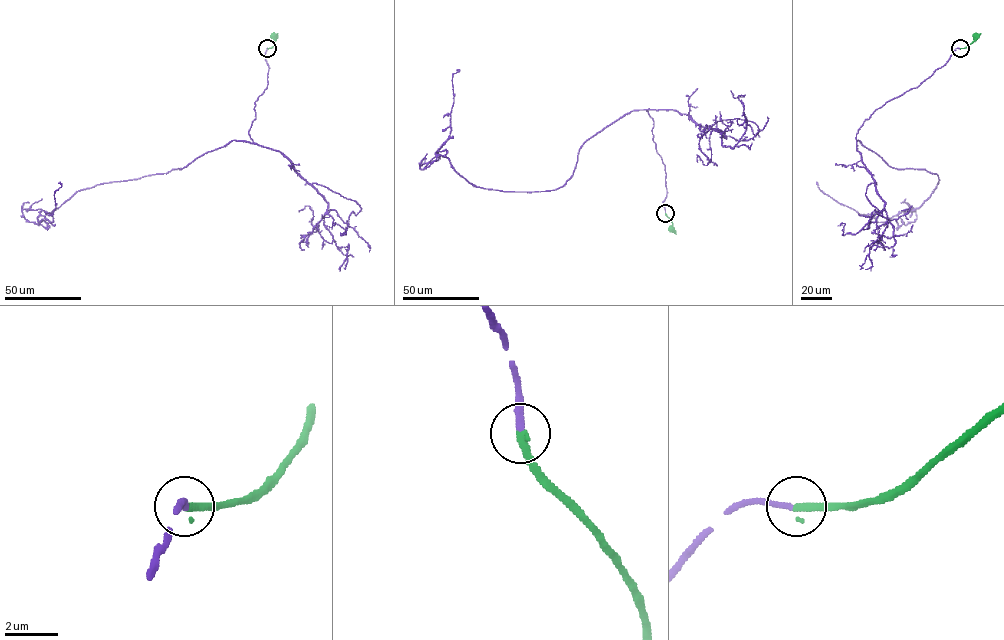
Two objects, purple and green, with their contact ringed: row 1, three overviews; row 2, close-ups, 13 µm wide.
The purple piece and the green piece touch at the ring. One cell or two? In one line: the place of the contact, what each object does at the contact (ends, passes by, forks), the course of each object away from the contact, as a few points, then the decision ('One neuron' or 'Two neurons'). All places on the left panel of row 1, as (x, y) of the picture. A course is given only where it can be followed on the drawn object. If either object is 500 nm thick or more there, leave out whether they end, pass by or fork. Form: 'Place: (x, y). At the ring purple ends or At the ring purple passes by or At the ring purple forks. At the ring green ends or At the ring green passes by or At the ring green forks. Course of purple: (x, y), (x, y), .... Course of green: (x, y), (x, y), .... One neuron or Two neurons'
Place: (267, 48). At the ring purple ends. At the ring green ends. Course of purple: (267, 48), (253, 142), (230, 141), (181, 169), (83, 189), (40, 212), (50, 222), (58, 183). Course of green: (267, 48), (274, 44), (274, 36). One neuron

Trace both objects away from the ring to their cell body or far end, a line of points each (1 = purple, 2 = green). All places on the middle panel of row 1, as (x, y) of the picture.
1: (665, 213), (651, 109), (632, 110), (587, 139), (562, 186), (474, 186), (438, 154), (456, 70)
2: (665, 213), (672, 229)

